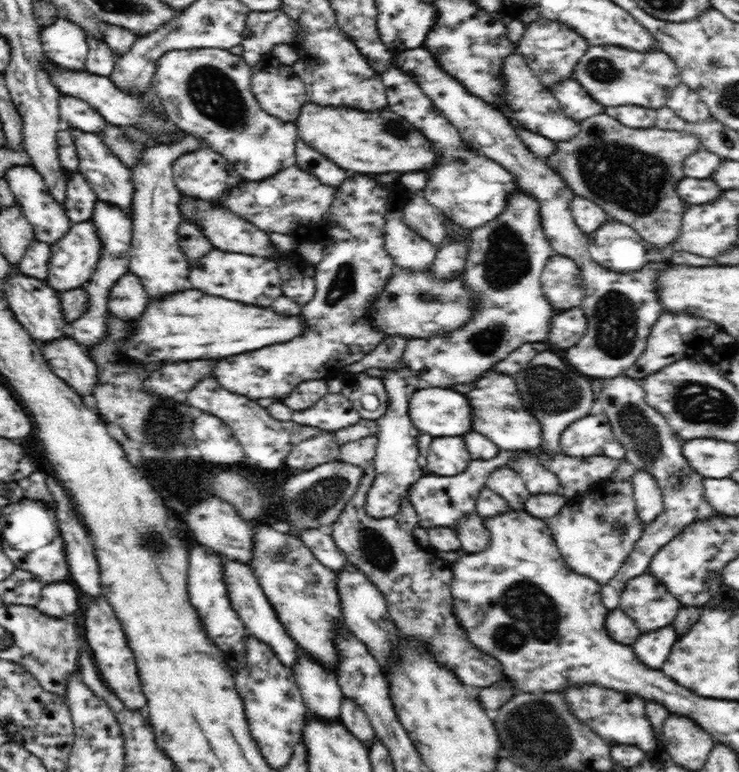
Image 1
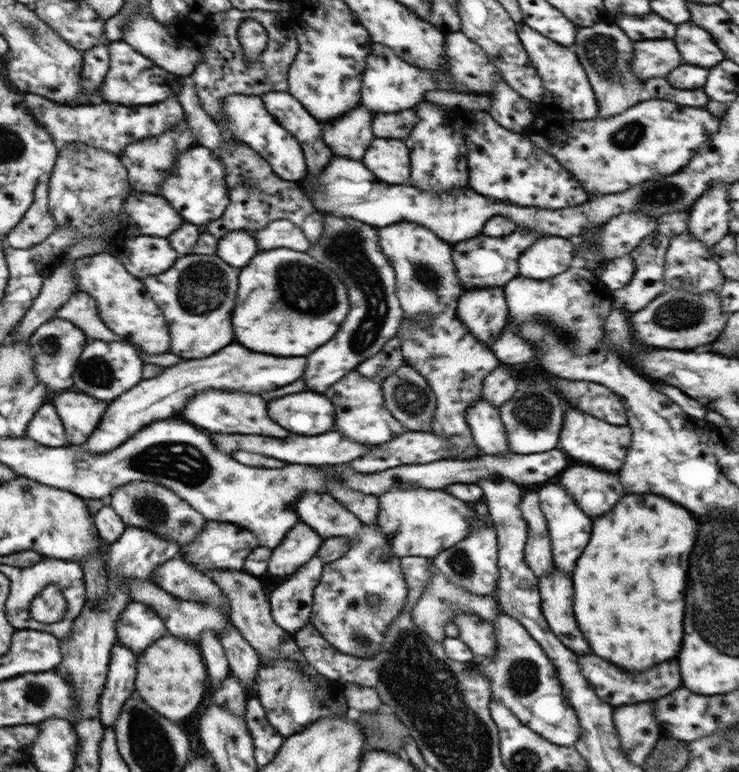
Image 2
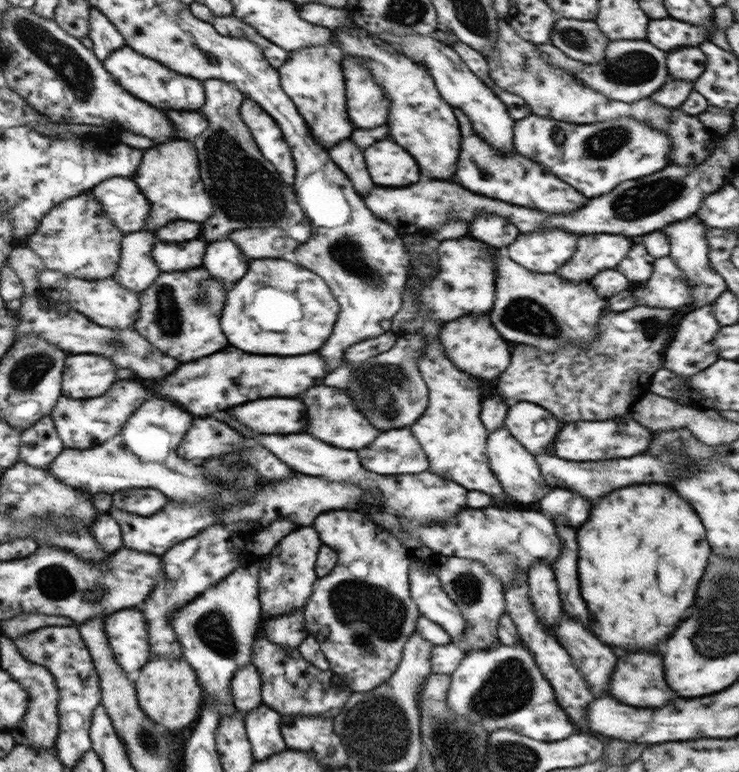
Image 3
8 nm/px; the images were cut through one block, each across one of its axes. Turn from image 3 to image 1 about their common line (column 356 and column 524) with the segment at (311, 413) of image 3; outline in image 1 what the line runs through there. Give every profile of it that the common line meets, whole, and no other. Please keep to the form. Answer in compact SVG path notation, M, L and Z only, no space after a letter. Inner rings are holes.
M492 372L490 376L480 378L466 398L472 406L472 430L488 436L500 450L534 450L542 444L540 424L524 410L516 382L510 376Z

